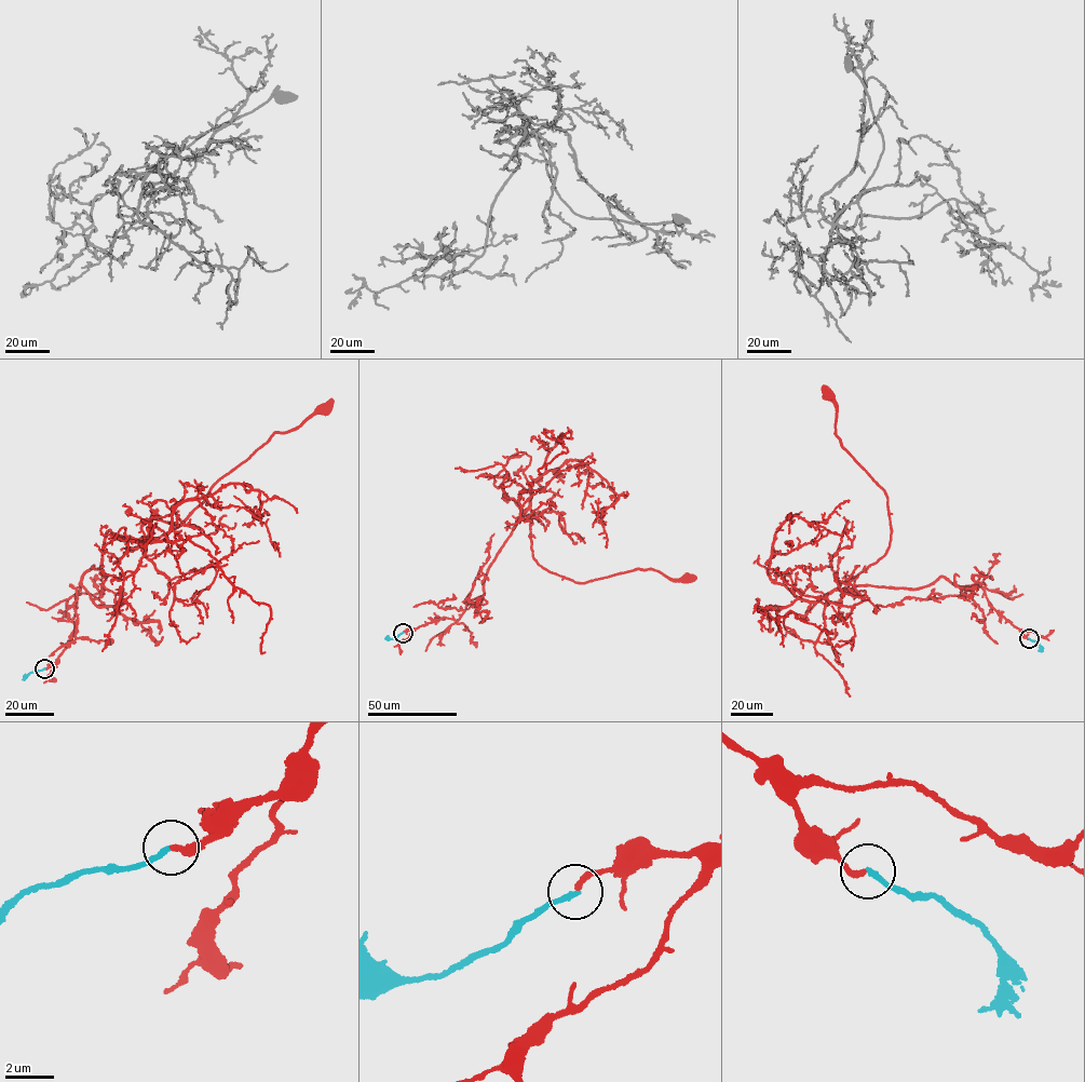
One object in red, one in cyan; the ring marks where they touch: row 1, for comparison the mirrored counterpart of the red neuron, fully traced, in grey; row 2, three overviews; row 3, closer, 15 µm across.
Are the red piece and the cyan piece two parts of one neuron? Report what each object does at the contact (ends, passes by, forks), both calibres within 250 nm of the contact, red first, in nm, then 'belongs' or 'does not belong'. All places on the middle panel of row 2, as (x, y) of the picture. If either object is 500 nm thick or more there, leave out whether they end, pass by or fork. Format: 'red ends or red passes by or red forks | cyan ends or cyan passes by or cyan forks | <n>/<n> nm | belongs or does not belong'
red ends | cyan ends | 240/200 nm | belongs

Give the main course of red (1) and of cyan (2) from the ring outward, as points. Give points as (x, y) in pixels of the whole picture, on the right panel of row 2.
1: (1029, 638), (981, 587), (944, 577), (839, 587), (884, 556), (891, 530), (884, 491), (835, 432), (828, 394)
2: (1029, 638), (1040, 645), (1043, 651)

